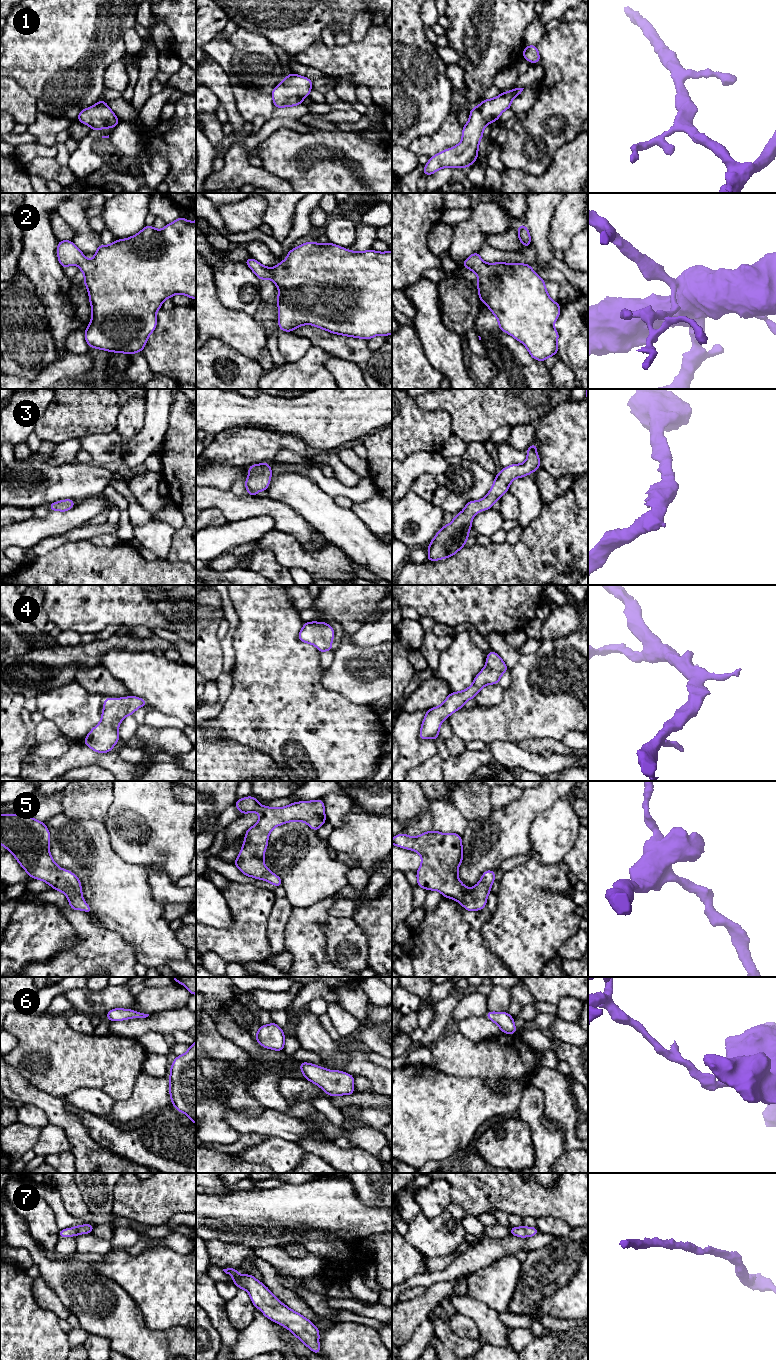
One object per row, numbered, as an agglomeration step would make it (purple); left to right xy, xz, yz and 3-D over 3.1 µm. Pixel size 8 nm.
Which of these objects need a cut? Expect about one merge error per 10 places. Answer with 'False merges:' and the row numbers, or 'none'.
False merges: none

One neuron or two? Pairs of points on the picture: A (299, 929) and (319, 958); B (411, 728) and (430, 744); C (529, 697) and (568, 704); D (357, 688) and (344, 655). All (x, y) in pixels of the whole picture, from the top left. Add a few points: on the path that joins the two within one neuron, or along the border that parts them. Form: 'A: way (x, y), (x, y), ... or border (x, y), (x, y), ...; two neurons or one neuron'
A: way (304, 936), (308, 947), (312, 951); one neuron
B: way (411, 735), (419, 744), (423, 744); one neuron
C: way (539, 699), (558, 699); one neuron
D: way (351, 680), (342, 671), (342, 663); one neuron

